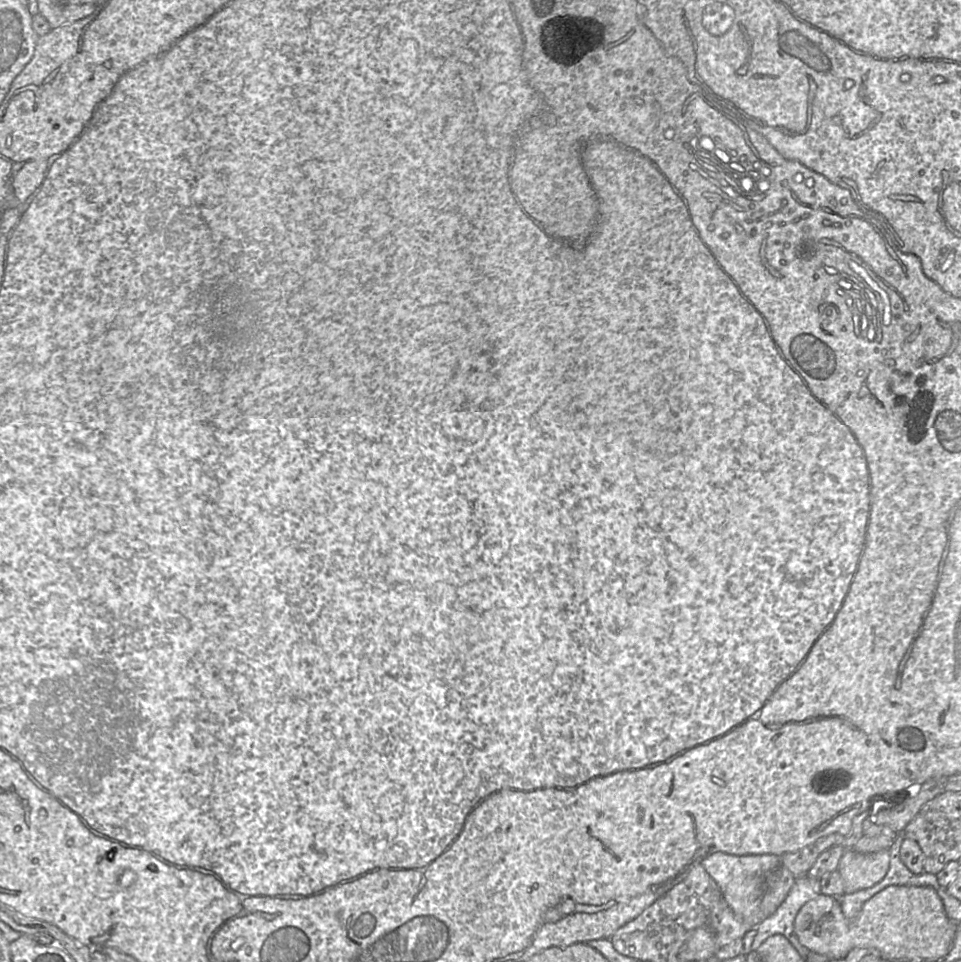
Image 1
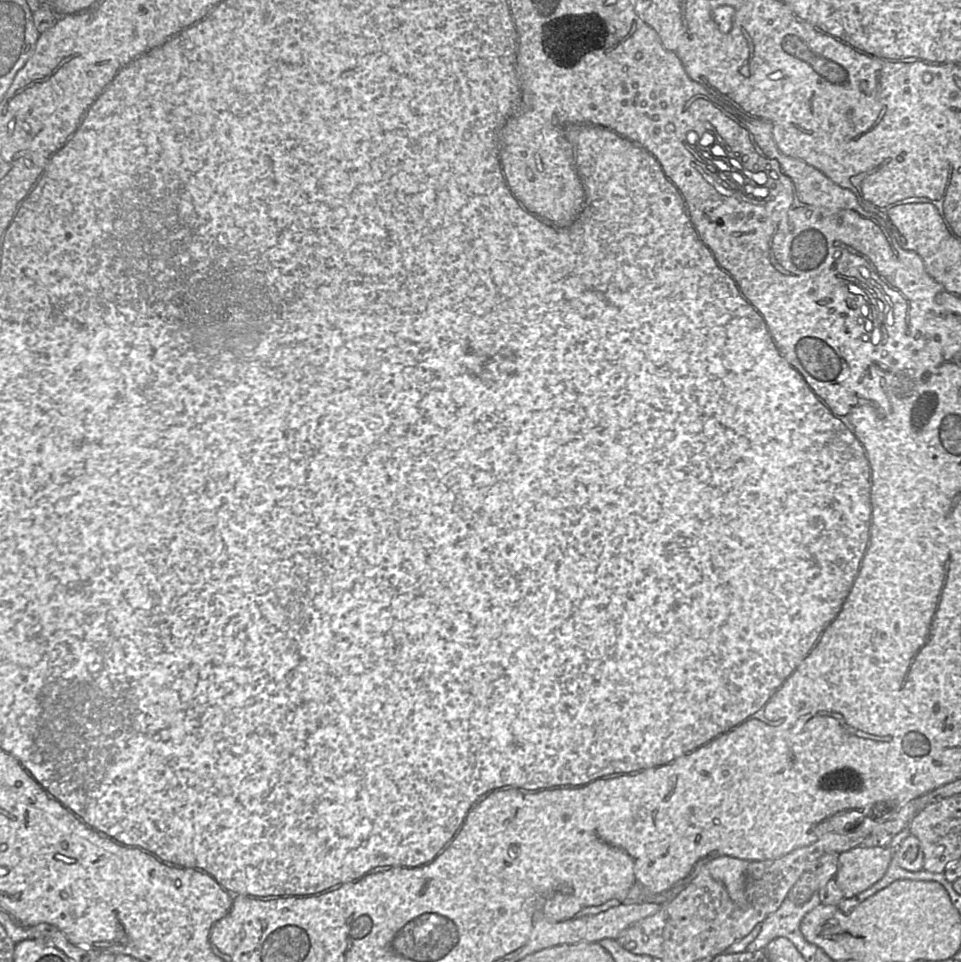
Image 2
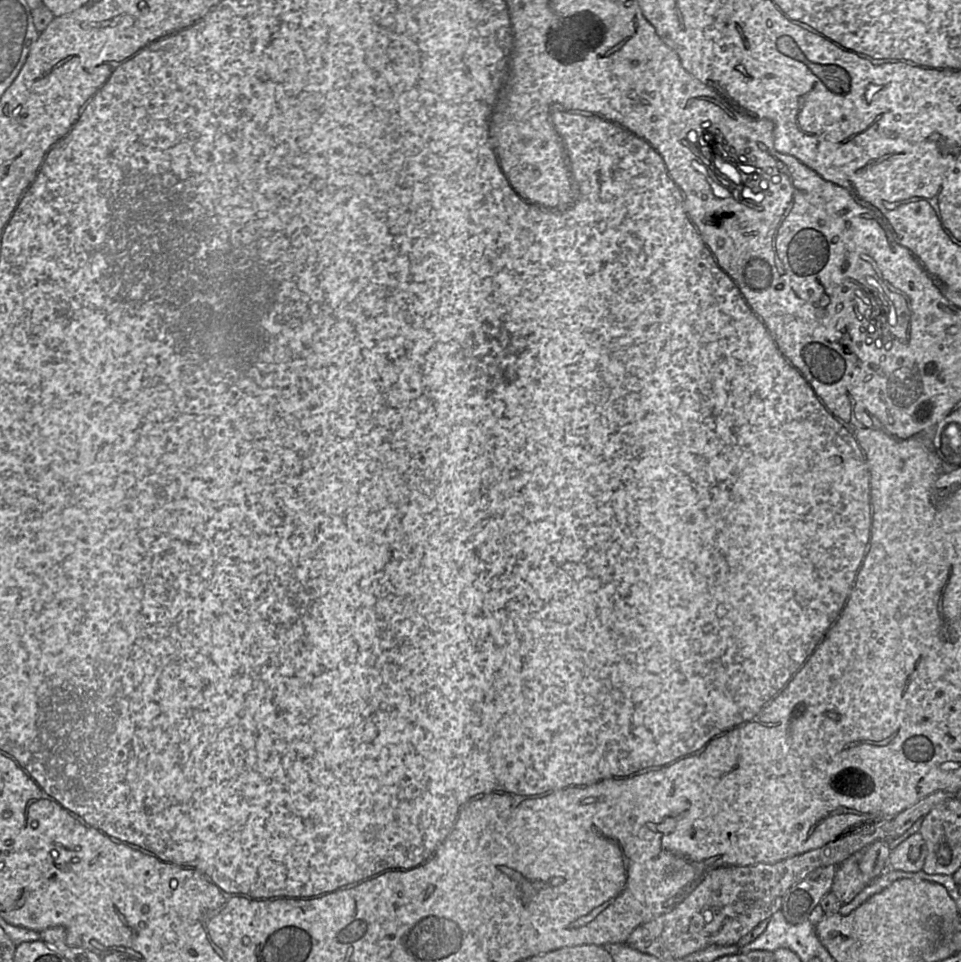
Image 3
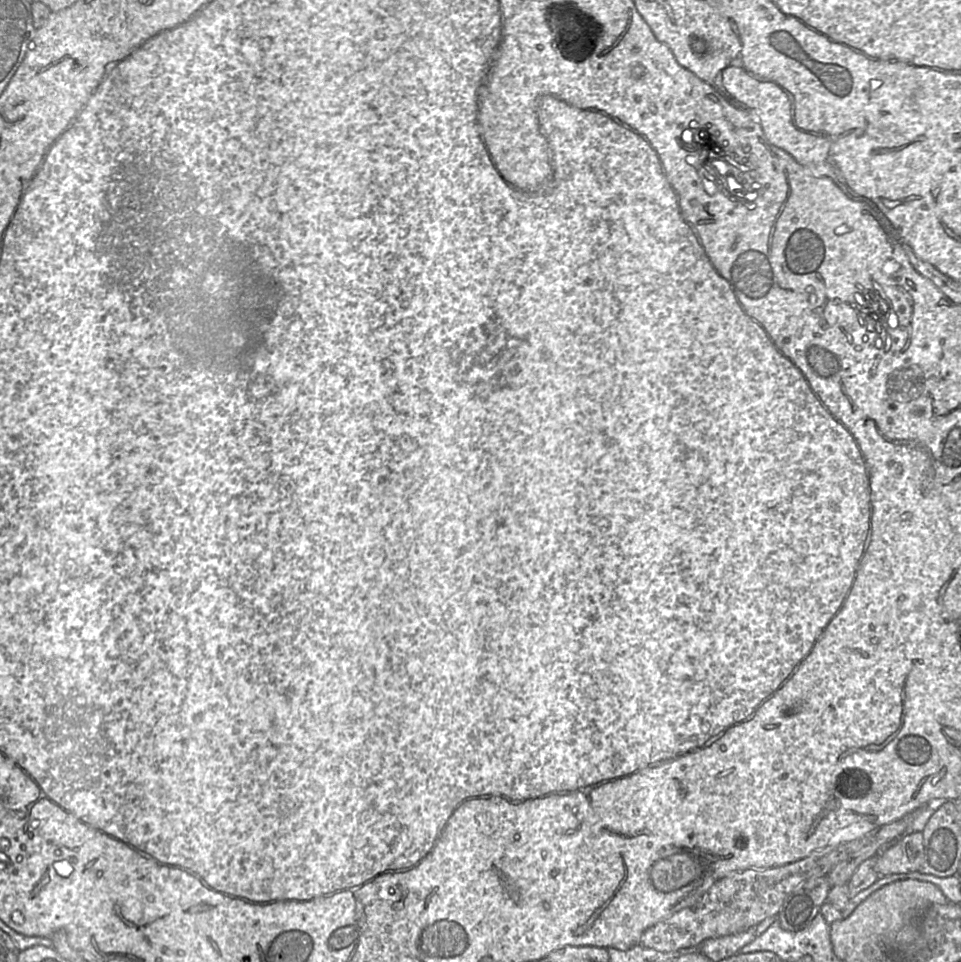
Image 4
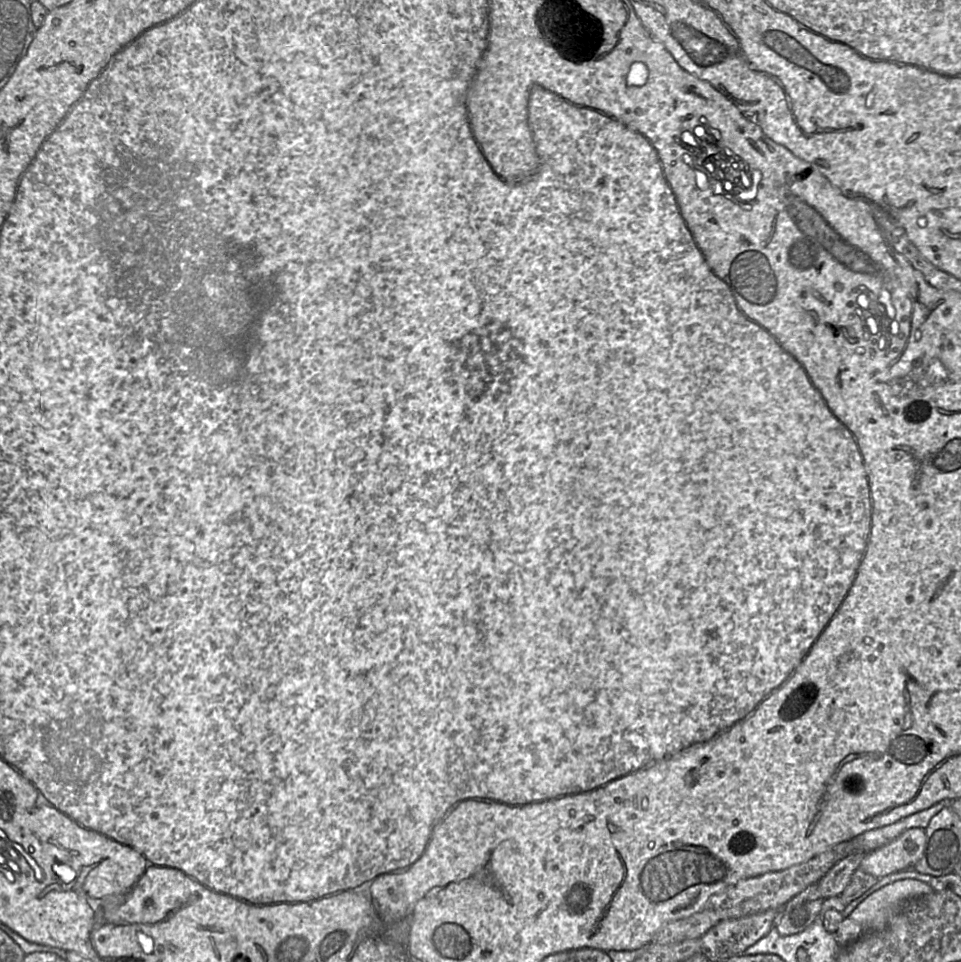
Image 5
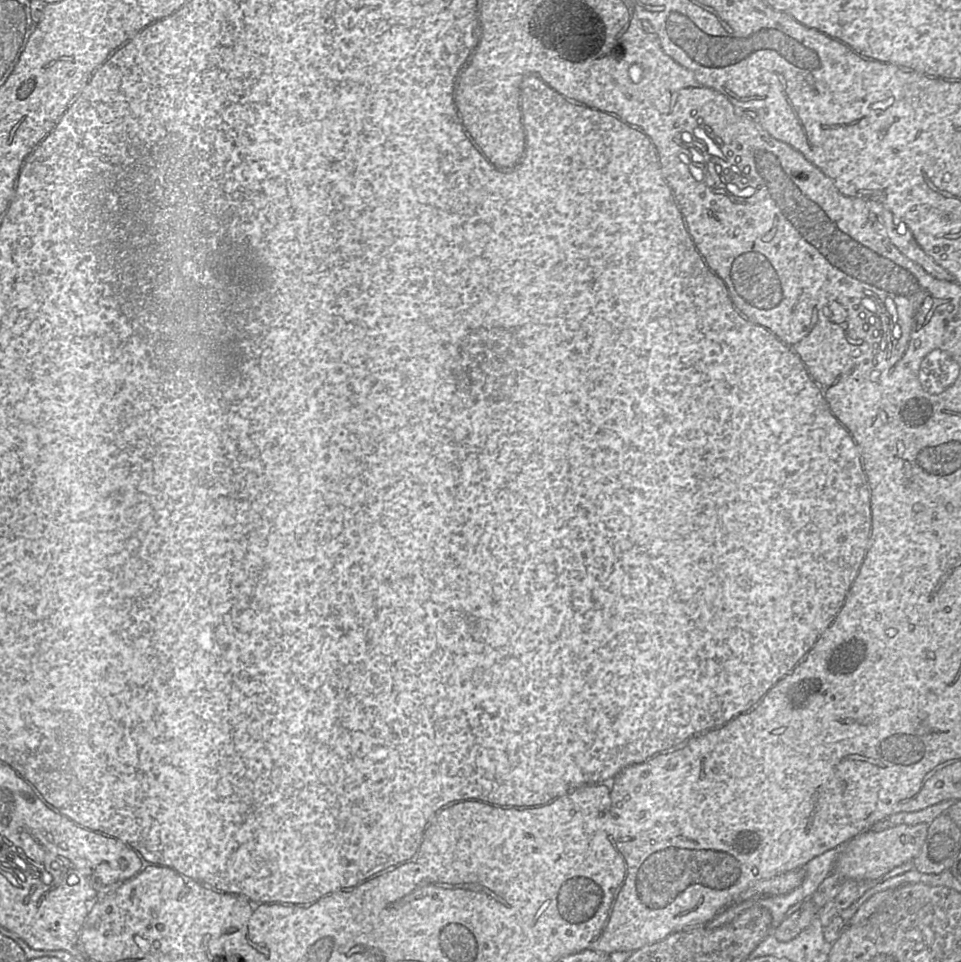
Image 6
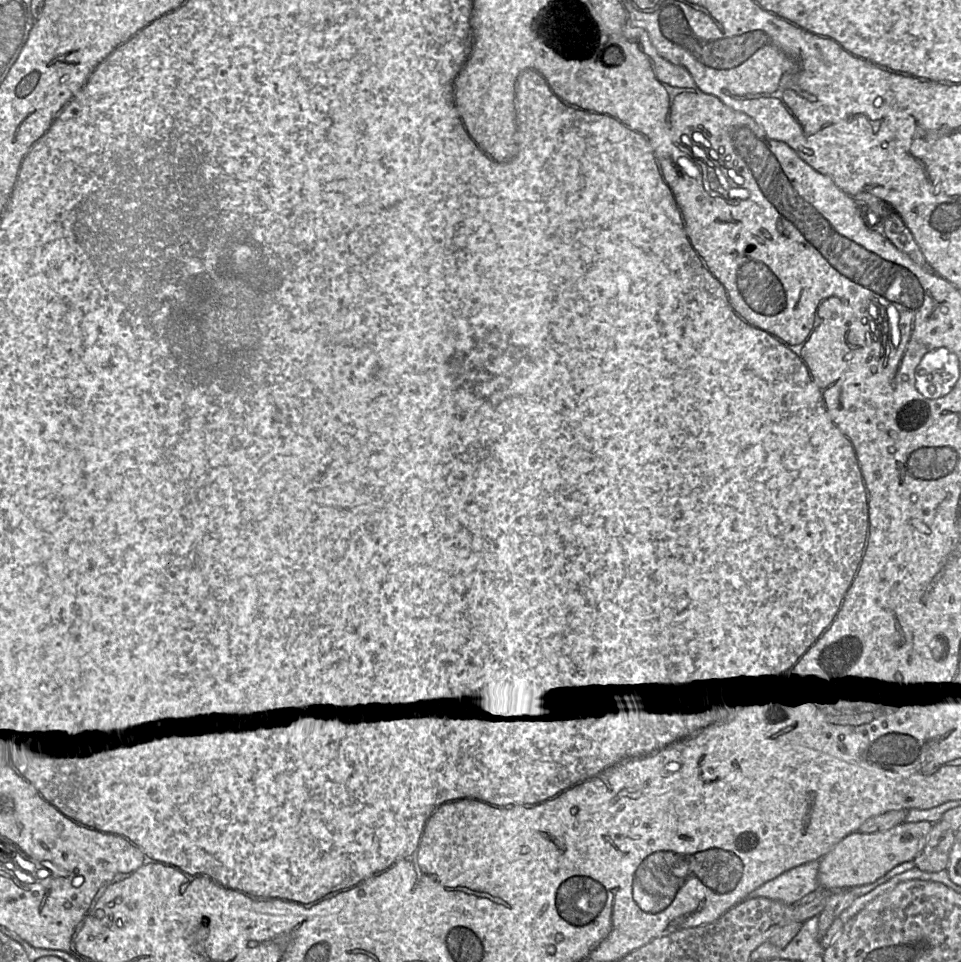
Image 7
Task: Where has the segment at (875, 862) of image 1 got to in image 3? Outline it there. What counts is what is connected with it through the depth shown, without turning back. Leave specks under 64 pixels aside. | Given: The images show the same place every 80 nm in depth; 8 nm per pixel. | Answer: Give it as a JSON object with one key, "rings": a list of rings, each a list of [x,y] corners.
{"rings":[[[851,855],[837,866],[830,892],[844,905],[851,902],[866,885],[857,857]]]}

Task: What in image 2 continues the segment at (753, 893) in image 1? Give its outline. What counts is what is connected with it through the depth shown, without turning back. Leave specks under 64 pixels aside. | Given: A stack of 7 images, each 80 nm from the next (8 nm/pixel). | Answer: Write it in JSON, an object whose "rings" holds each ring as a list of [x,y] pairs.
{"rings":[[[720,856],[707,862],[704,867],[714,880],[725,887],[735,904],[745,905],[746,869],[749,863],[747,860]]]}

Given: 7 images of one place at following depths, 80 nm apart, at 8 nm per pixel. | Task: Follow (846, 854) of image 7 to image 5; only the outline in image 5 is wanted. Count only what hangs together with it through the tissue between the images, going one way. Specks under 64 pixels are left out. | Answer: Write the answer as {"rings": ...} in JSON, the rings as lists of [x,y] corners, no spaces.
{"rings":[[[910,828],[888,844],[868,852],[859,869],[880,879],[914,867],[923,855],[925,842],[925,829]]]}

